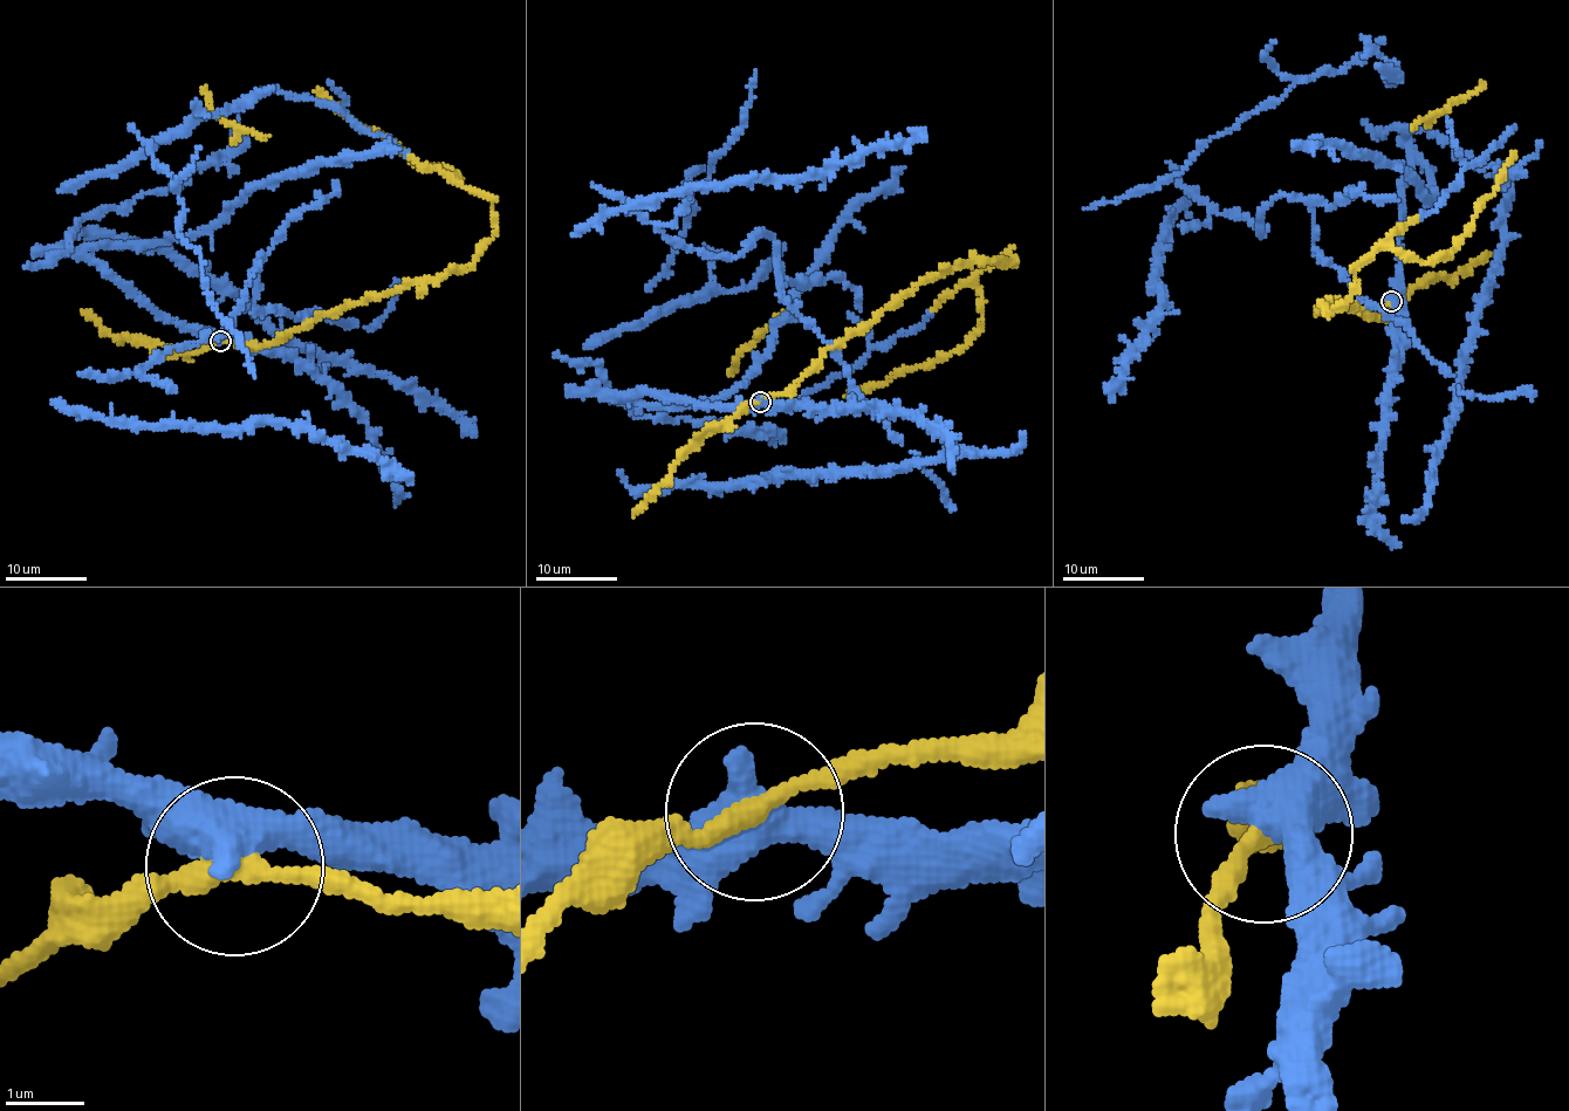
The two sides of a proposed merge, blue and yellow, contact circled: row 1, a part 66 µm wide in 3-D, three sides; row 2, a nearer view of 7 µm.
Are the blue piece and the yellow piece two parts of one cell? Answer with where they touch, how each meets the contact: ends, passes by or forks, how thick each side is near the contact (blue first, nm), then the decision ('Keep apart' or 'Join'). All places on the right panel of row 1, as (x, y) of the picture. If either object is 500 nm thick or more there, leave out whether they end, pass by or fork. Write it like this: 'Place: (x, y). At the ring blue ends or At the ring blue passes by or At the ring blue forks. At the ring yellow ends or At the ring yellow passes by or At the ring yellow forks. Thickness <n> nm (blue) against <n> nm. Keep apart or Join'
Place: (1391, 301). Thickness 550 nm (blue) against 240 nm. Join

